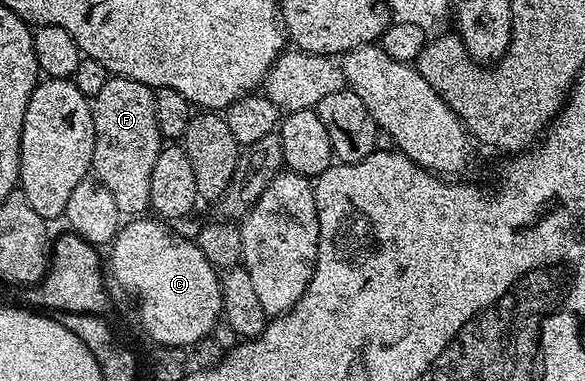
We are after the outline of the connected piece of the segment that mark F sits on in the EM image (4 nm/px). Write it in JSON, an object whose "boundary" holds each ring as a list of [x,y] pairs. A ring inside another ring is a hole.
{"boundary":[[[110,77],[91,101],[93,108],[92,174],[111,193],[123,217],[141,217],[150,210],[151,172],[163,140],[155,117],[154,88],[134,79]]]}

